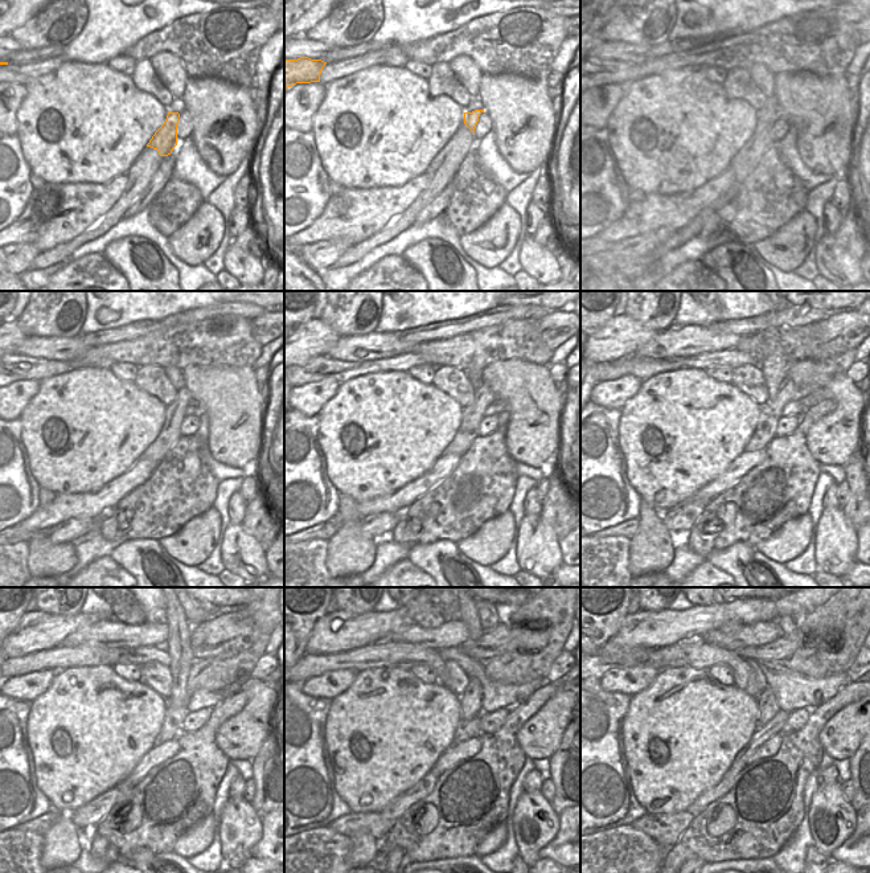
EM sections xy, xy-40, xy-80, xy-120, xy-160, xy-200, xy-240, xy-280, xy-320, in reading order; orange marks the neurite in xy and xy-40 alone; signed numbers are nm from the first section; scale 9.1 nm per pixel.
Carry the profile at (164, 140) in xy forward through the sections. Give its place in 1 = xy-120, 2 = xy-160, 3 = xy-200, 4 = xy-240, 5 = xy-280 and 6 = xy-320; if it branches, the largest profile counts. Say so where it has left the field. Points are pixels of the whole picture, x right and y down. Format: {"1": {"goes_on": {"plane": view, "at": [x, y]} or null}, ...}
{"1": {"goes_on": {"plane": "xy-120", "at": [193, 408]}}, "2": {"goes_on": {"plane": "xy-160", "at": [497, 406]}}, "3": {"goes_on": {"plane": "xy-200", "at": [799, 406]}}, "4": {"goes_on": {"plane": "xy-240", "at": [200, 699]}}, "5": {"goes_on": {"plane": "xy-280", "at": [495, 695]}}, "6": {"goes_on": {"plane": "xy-320", "at": [792, 689]}}}

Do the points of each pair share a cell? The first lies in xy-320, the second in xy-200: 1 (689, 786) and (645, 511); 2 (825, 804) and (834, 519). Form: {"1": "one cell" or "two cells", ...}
{"1": "two cells", "2": "one cell"}

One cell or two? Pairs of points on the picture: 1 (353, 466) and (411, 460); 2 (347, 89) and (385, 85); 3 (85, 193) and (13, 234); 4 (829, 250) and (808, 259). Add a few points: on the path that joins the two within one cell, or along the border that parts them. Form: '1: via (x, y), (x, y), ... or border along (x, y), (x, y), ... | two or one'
1: via (368, 462), (397, 462) | one
2: via (356, 89), (376, 89) | one
3: via (72, 212), (42, 225), (33, 226) | one
4: border along (823, 232), (815, 249), (816, 270) | two

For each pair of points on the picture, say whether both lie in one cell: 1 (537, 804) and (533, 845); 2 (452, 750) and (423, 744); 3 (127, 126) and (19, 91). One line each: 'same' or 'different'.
1: same
2: different
3: different

